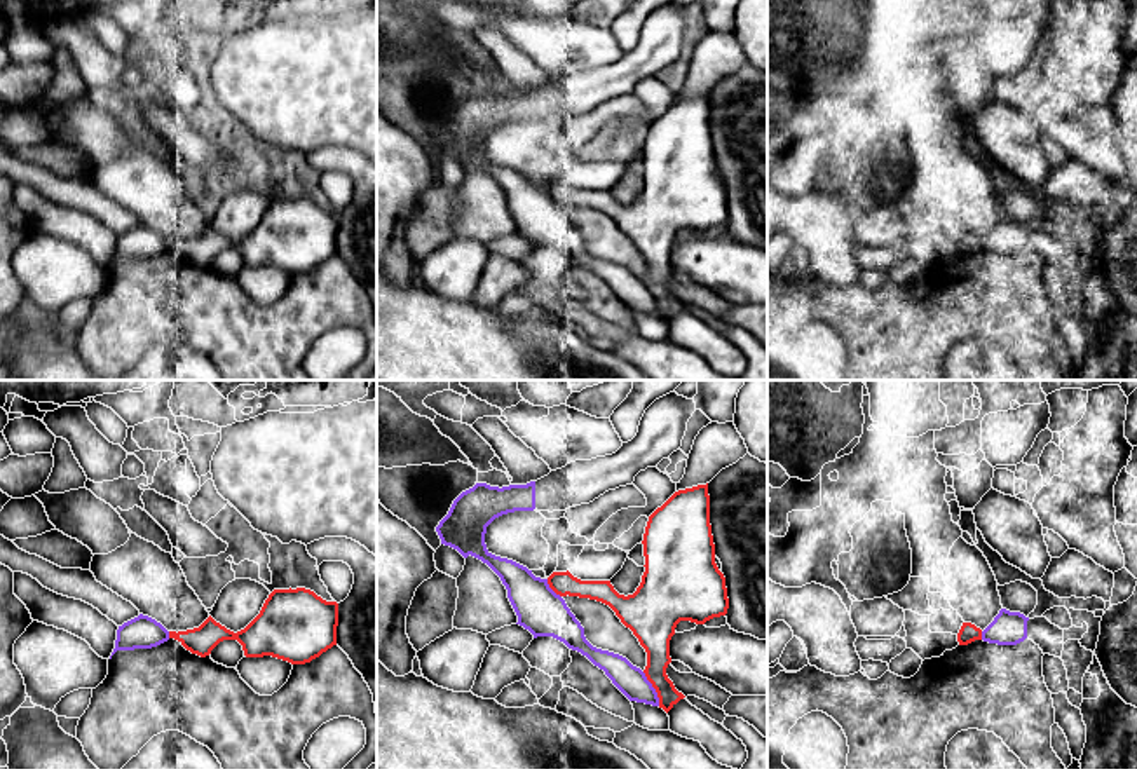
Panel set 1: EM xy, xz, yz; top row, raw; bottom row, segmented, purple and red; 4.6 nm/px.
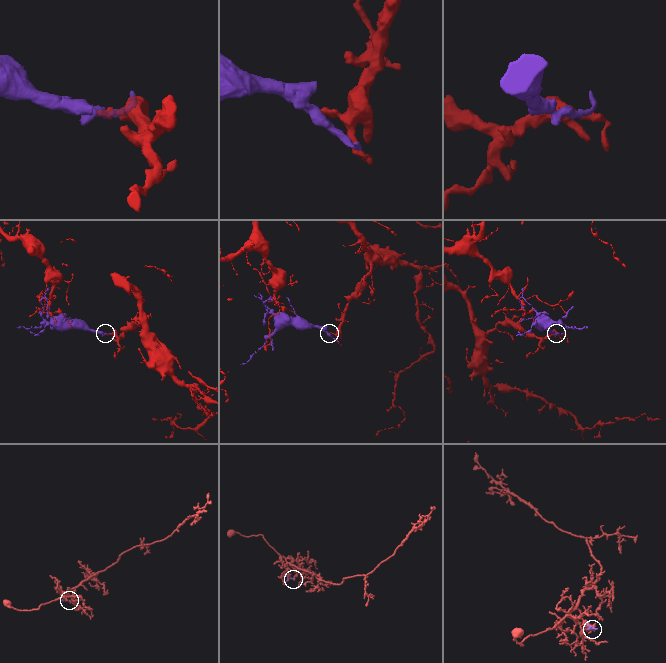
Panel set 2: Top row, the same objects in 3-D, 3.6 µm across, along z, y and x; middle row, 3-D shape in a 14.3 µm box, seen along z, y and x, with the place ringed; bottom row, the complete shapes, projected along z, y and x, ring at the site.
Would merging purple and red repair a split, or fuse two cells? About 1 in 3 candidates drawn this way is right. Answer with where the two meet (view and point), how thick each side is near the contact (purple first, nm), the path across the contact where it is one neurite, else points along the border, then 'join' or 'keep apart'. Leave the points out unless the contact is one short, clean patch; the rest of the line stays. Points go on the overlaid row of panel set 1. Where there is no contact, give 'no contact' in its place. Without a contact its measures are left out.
xz (654, 689) | 140/150 nm | keep apart

